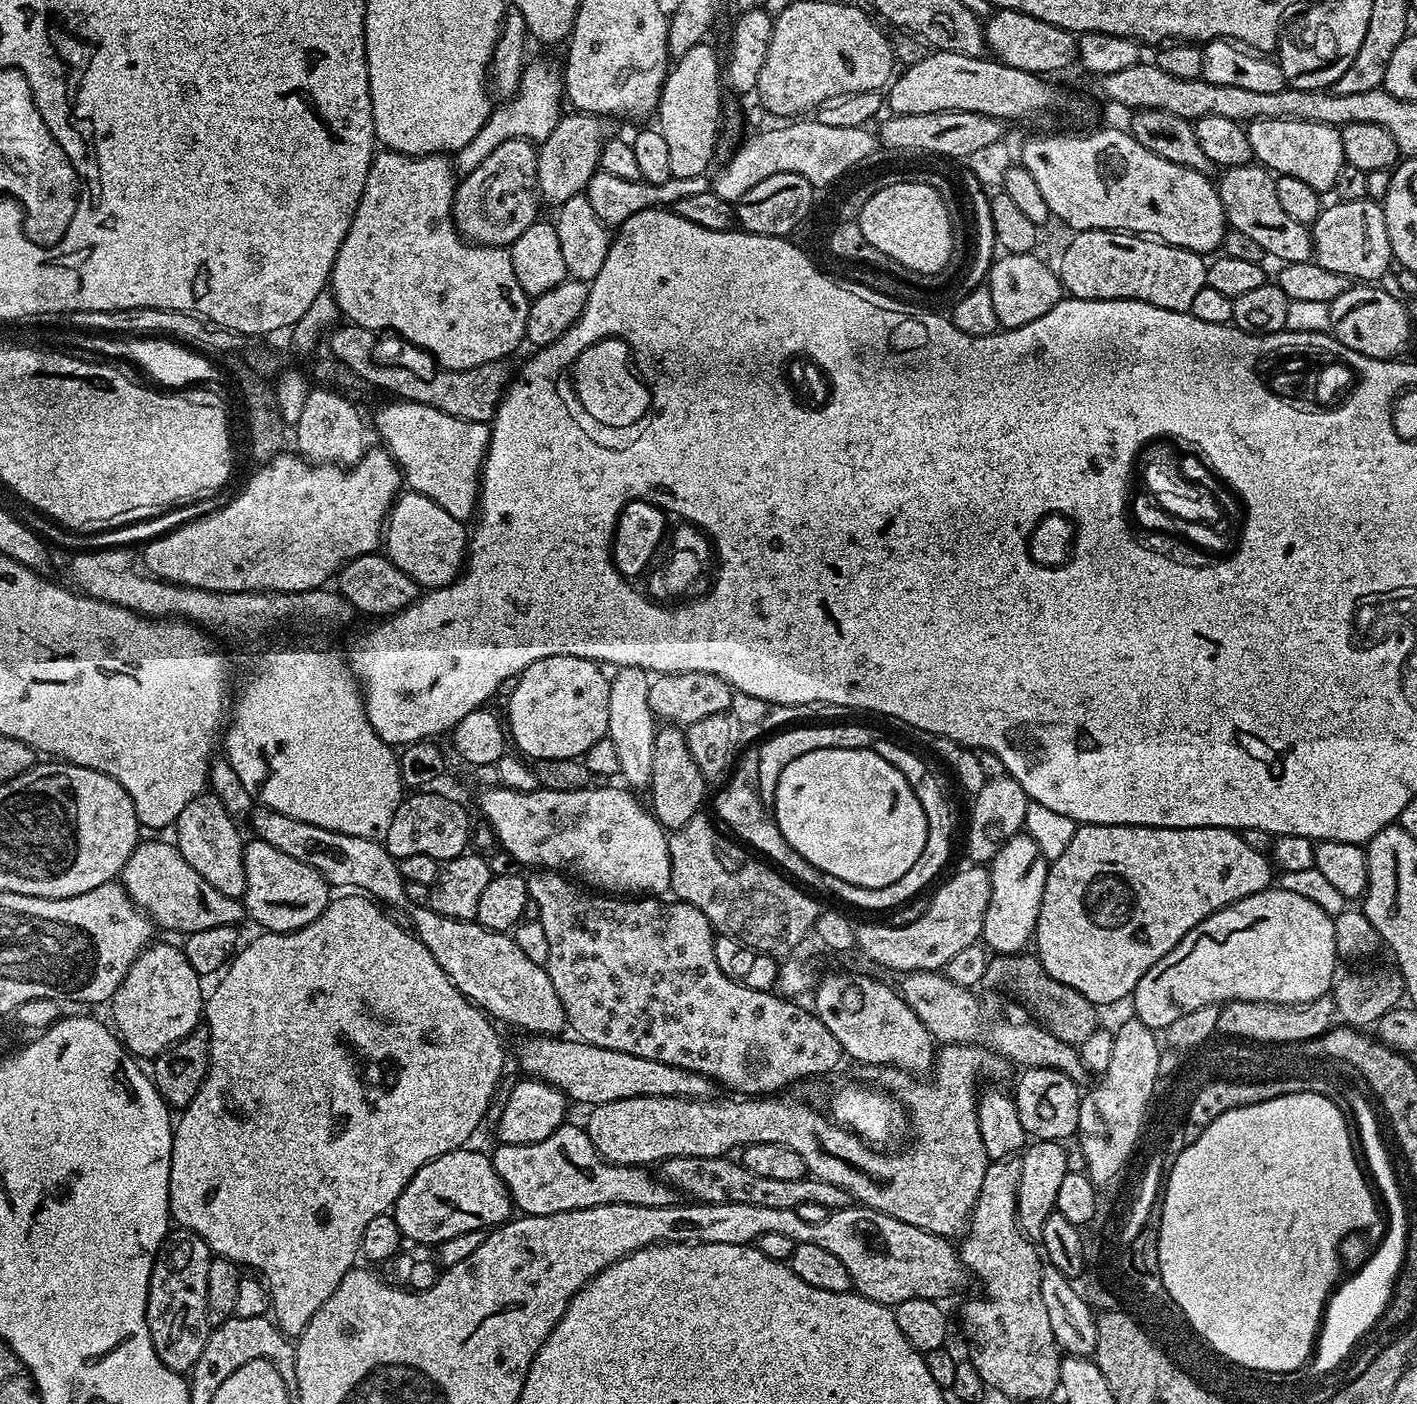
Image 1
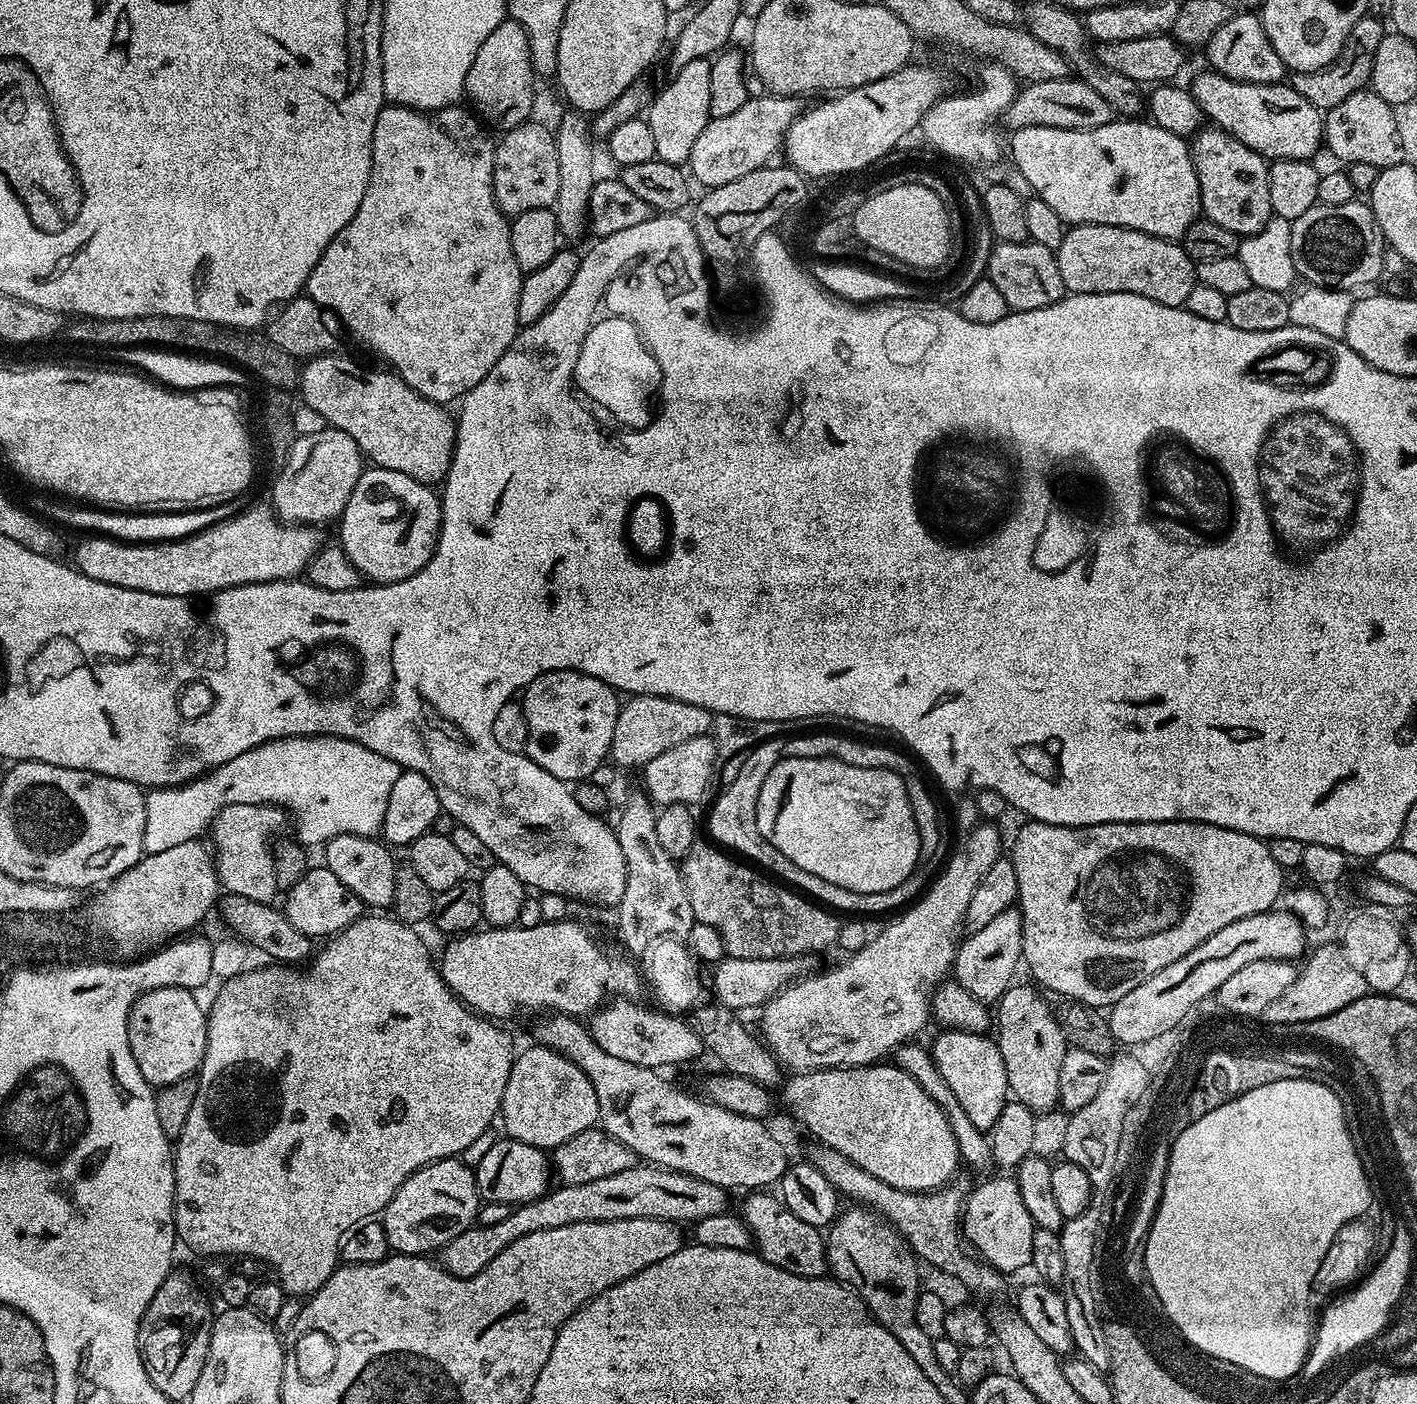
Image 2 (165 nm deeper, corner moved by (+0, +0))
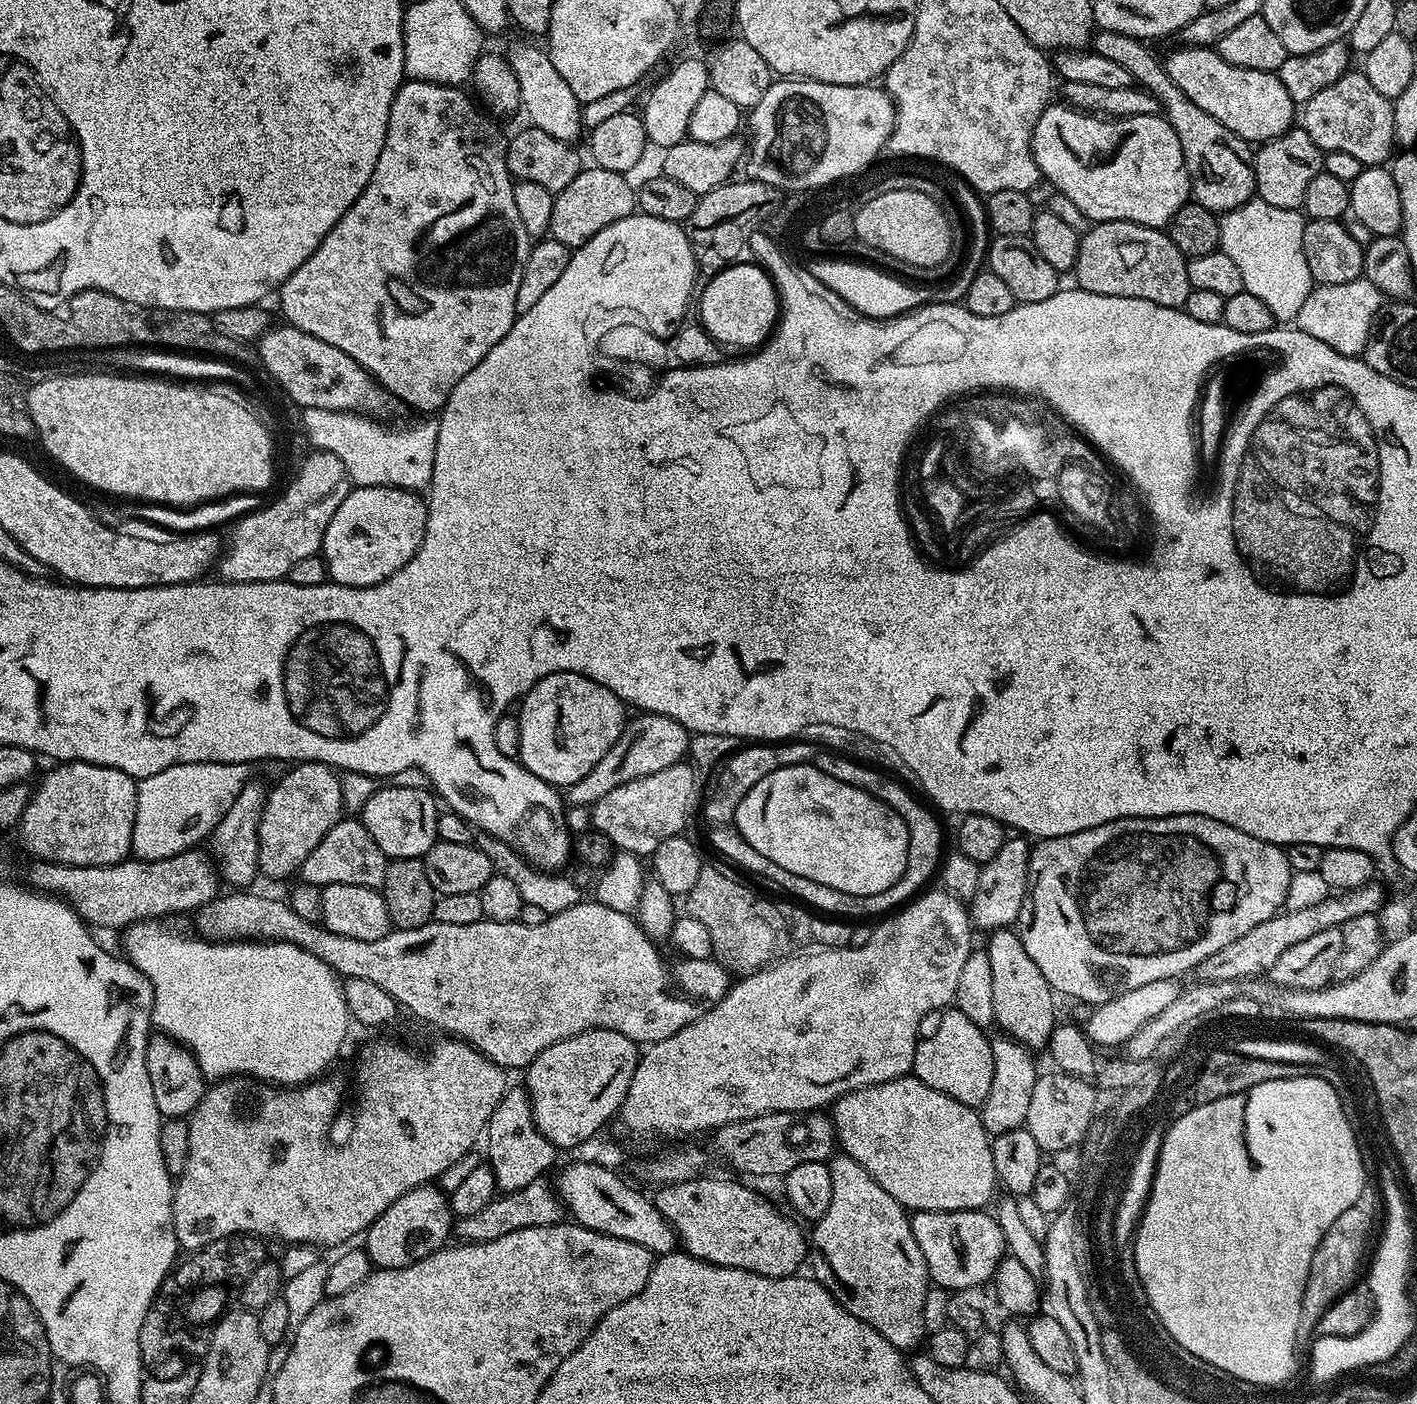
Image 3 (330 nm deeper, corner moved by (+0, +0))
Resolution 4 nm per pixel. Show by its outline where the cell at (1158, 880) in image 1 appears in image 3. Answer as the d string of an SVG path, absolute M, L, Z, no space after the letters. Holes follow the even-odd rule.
M1202 814L1115 820L1102 826L1094 826L1090 830L1082 830L1078 834L1040 840L1033 847L1028 867L1026 898L1022 902L1015 927L1020 933L1020 941L1026 954L1034 958L1038 970L1042 970L1046 977L1046 982L1050 982L1053 993L1061 997L1069 996L1069 1001L1072 1002L1080 1001L1095 1006L1110 1002L1110 998L1118 998L1118 994L1126 994L1126 990L1138 990L1138 986L1146 986L1146 982L1176 980L1183 972L1191 973L1198 962L1202 962L1202 958L1210 958L1210 954L1222 950L1222 946L1242 938L1242 934L1254 930L1254 926L1259 926L1266 922L1266 918L1281 911L1292 874L1288 853L1281 845L1262 842L1250 834L1242 834L1242 830L1234 830L1234 826L1226 826L1226 822L1218 822Z

